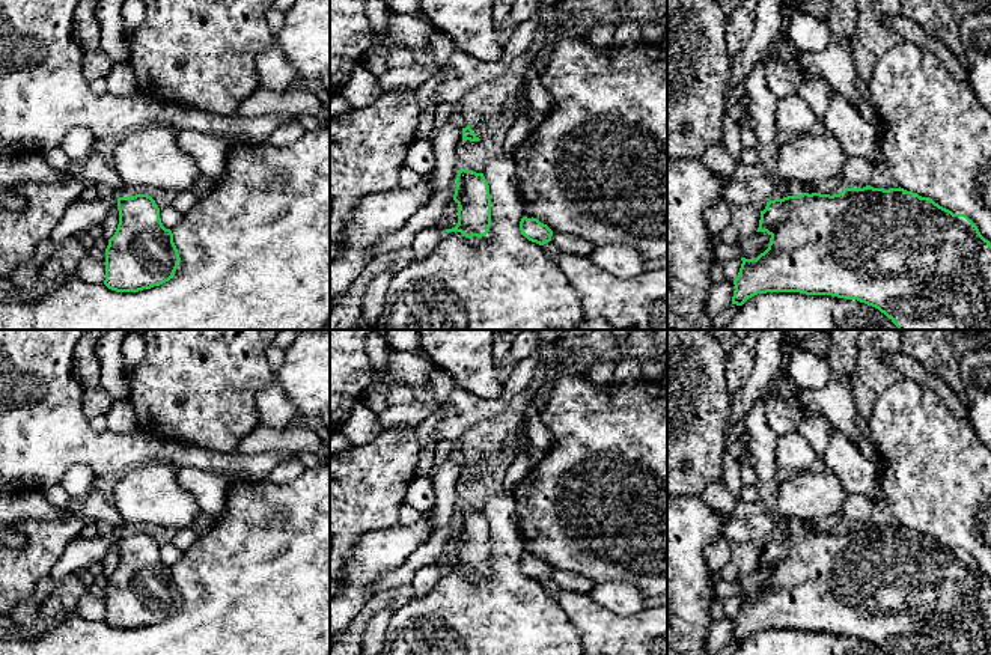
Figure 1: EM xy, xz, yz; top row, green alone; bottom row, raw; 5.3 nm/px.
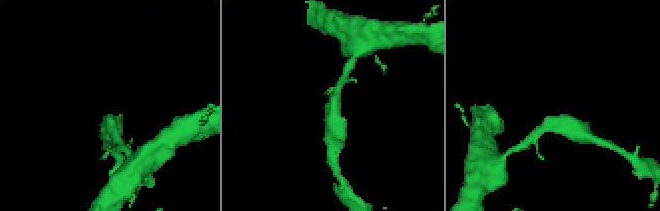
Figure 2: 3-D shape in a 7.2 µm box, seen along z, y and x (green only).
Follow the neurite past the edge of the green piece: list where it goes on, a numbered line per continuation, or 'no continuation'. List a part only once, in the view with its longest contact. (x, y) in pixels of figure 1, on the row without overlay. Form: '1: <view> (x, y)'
1: yz (794, 526)

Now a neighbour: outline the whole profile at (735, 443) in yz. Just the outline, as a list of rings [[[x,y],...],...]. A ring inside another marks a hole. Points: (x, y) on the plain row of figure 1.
[[[739,422],[733,425],[729,434],[726,435],[724,449],[741,467],[747,459],[747,446],[749,438],[744,428],[744,422]]]

